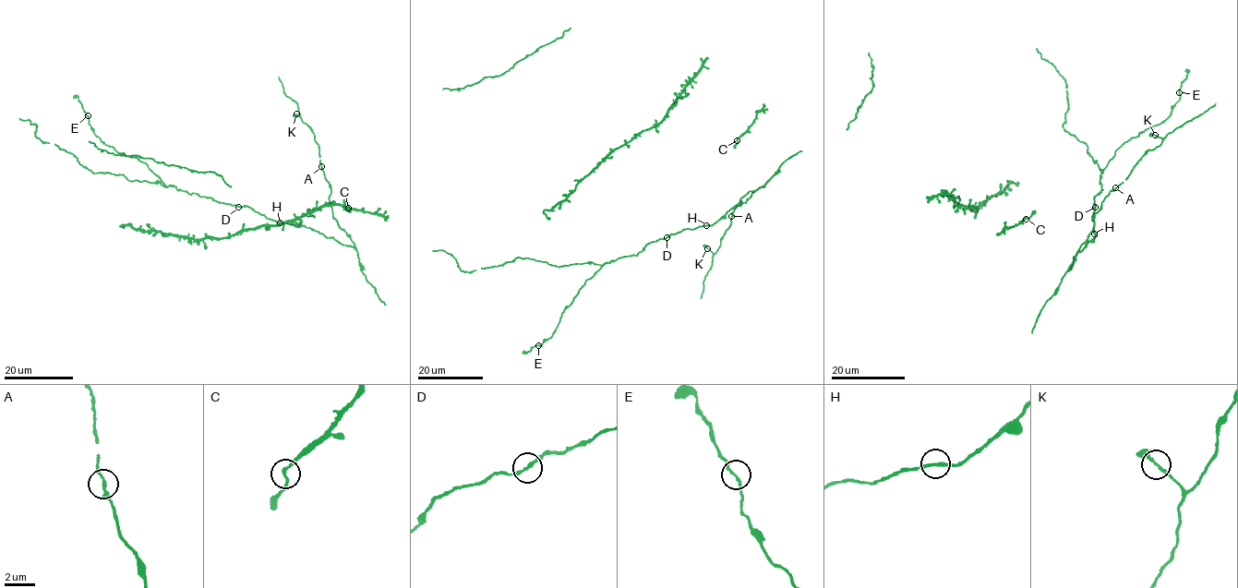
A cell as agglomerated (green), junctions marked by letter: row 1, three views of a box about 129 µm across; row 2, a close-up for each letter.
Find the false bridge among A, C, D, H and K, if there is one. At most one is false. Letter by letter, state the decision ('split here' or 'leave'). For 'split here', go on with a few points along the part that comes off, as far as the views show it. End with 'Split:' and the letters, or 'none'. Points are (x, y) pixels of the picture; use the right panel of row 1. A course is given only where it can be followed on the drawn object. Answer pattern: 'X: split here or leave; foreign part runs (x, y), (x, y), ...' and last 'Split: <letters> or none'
A: leave
C: leave
D: leave
H: leave
K: leave
Split: none

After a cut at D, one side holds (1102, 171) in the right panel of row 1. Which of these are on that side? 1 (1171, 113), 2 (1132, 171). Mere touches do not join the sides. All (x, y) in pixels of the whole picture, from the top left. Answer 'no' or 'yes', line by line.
1: yes
2: no

